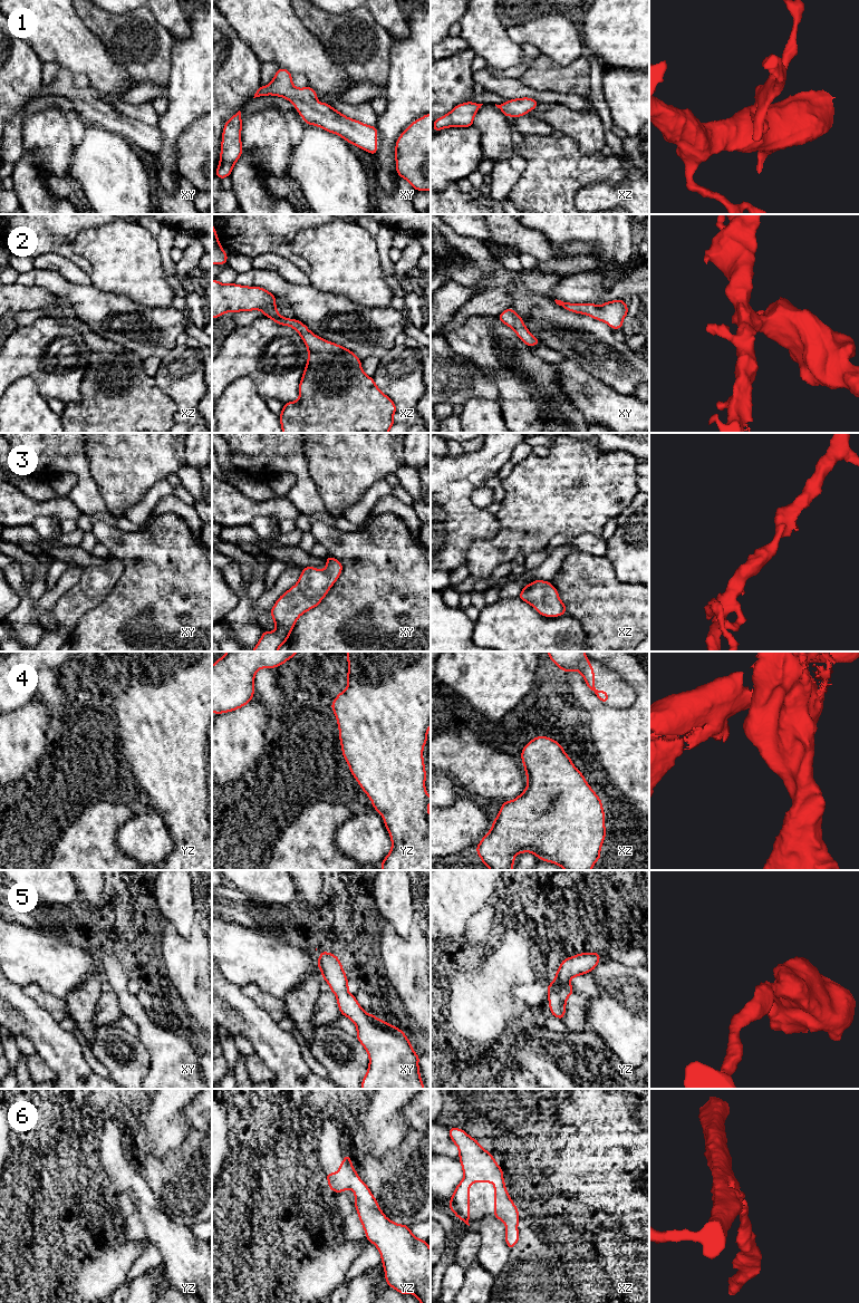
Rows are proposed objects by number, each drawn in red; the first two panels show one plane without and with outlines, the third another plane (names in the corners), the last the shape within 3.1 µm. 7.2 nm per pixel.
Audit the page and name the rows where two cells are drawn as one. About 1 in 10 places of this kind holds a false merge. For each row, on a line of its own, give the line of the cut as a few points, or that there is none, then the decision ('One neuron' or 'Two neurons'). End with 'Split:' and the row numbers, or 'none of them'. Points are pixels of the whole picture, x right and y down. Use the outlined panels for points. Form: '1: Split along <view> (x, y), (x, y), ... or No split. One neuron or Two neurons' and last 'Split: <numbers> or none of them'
1: No split. One neuron
2: No split. One neuron
3: No split. One neuron
4: Split along yz (430, 654), (409, 667), (378, 666), (372, 714), (348, 715). Two neurons
5: No split. One neuron
6: No split. One neuron
Split: 4

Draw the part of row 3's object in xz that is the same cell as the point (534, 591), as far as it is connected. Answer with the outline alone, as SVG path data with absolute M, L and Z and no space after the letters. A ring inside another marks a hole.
M537 579L528 583L520 592L519 598L530 604L544 617L558 617L567 612L557 589L549 581Z

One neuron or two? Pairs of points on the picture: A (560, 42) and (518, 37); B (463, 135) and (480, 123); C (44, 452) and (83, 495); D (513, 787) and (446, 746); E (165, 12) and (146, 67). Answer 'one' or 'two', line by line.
A: one
B: two
C: one
D: one
E: two

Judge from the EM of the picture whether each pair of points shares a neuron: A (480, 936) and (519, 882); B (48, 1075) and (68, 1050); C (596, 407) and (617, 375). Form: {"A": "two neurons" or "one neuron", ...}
{"A": "one neuron", "B": "two neurons", "C": "two neurons"}

